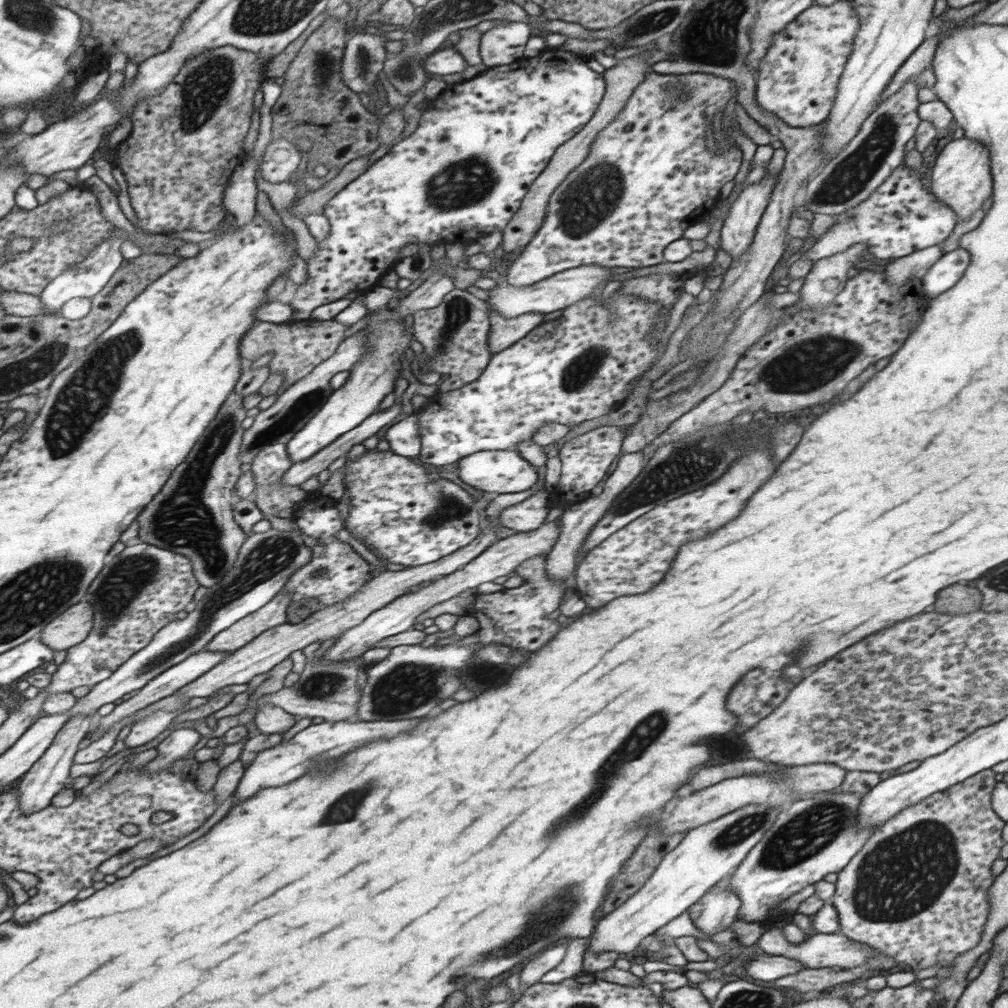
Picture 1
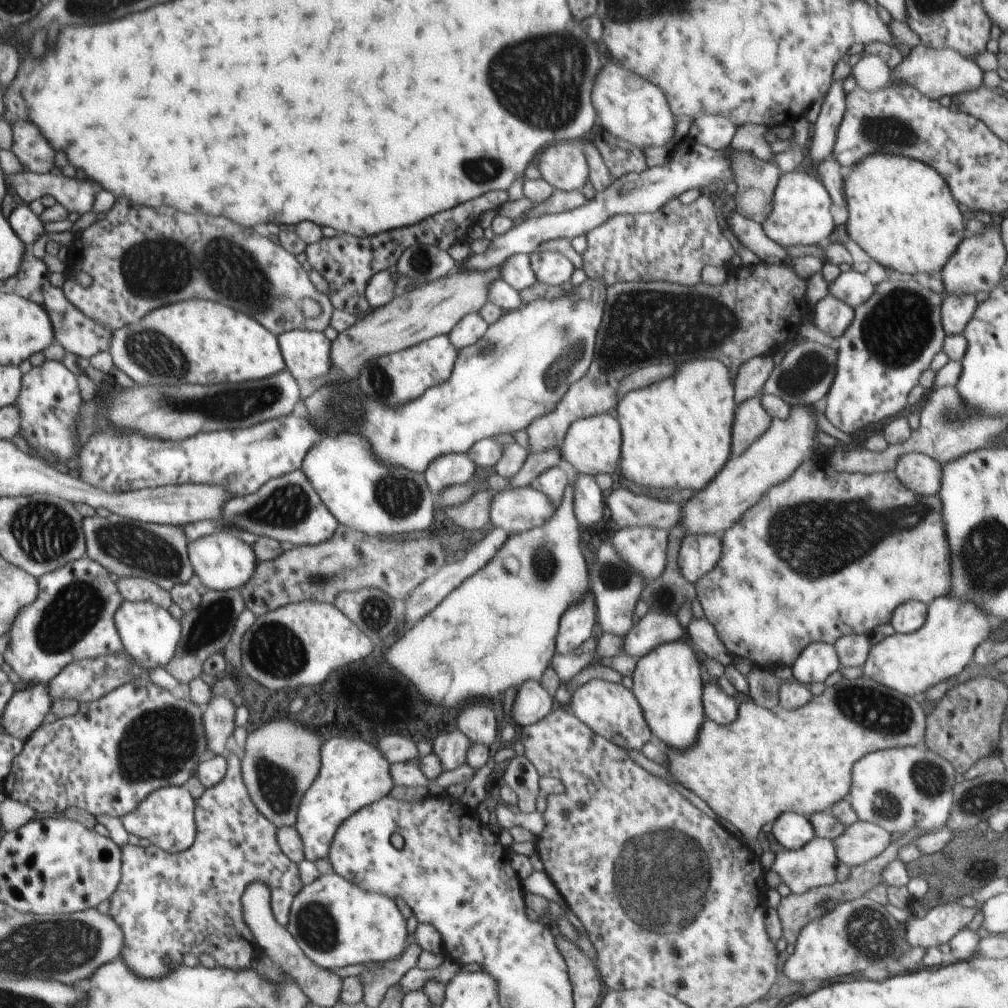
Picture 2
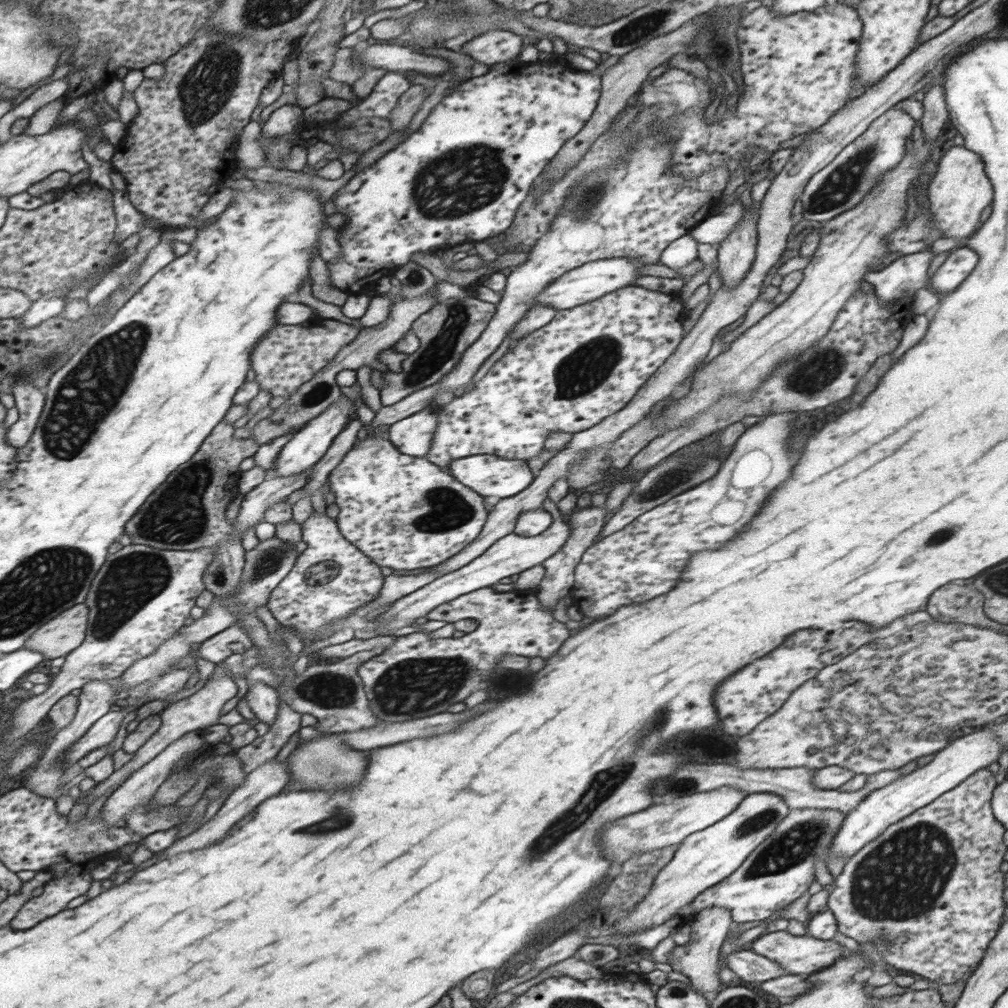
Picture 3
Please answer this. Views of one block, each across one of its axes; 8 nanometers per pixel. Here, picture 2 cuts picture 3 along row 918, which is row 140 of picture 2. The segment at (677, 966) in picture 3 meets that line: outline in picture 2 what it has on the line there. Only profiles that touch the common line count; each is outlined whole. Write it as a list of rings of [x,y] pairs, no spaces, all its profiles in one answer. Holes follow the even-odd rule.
[[[705,114],[693,120],[689,136],[701,145],[722,151],[731,146],[736,131],[737,126],[729,118]]]

